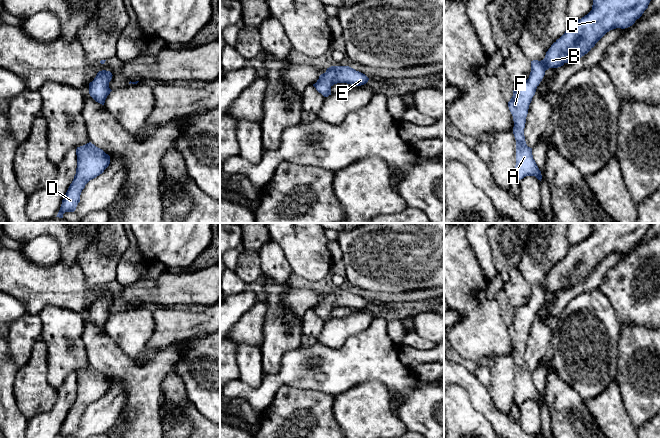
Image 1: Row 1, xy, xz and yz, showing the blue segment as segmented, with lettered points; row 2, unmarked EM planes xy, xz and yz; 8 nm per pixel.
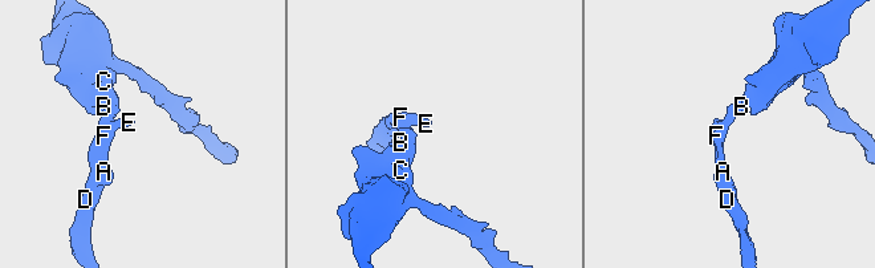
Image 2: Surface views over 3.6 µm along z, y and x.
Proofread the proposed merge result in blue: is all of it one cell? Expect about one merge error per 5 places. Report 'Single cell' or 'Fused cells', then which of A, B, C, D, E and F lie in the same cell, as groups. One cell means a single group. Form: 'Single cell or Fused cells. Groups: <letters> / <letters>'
Single cell. Groups: A B C D E F

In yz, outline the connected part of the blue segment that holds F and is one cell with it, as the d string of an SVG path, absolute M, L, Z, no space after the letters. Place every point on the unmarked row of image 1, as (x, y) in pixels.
M594 223L592 234L581 243L569 247L565 257L551 269L543 284L531 285L529 302L519 308L515 308L513 320L508 326L509 334L513 340L513 358L516 364L515 403L519 405L526 400L535 400L540 405L542 403L541 395L533 383L532 372L526 368L524 352L529 329L535 319L537 311L545 299L545 295L549 292L558 292L565 287L580 283L610 254L616 252L625 253L632 250L648 232L650 225L651 223Z

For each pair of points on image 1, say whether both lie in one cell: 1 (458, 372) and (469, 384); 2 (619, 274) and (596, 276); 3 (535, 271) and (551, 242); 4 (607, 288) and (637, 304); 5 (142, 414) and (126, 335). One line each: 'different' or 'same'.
1: same
2: different
3: same
4: same
5: different

